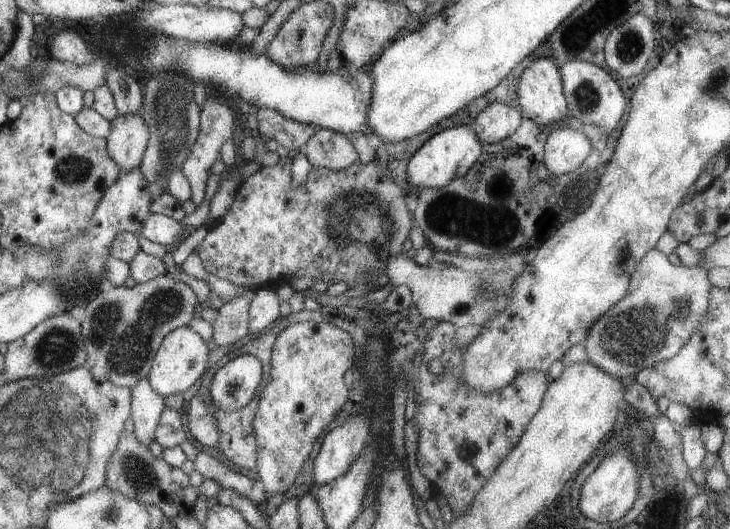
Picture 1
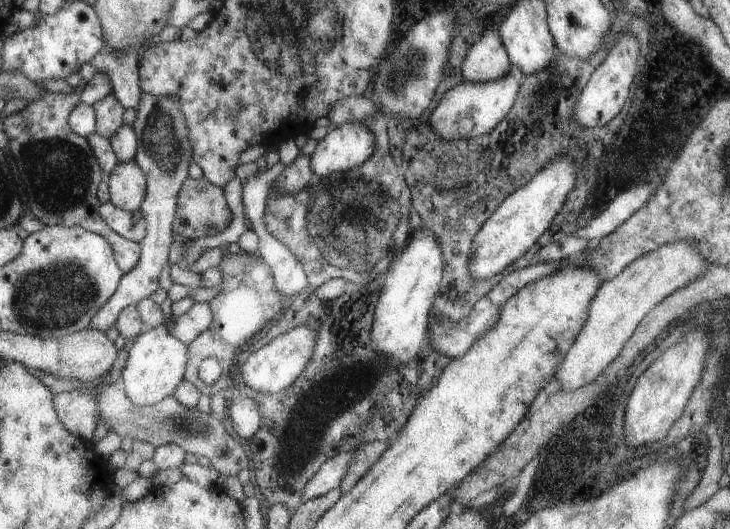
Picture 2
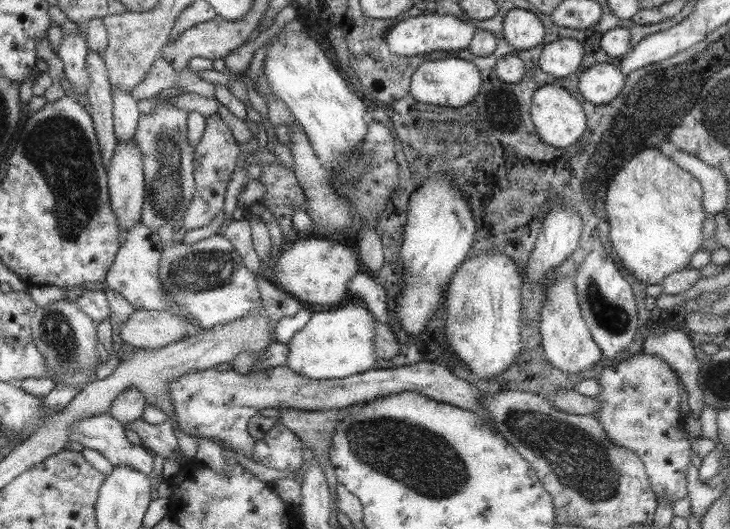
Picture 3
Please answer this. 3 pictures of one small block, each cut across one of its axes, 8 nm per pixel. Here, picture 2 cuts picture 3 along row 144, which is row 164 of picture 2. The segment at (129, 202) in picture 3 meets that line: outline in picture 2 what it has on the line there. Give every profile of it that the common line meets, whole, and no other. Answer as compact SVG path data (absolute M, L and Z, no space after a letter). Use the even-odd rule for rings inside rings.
M133 160L119 161L105 178L109 200L126 211L134 211L145 197L146 176Z

